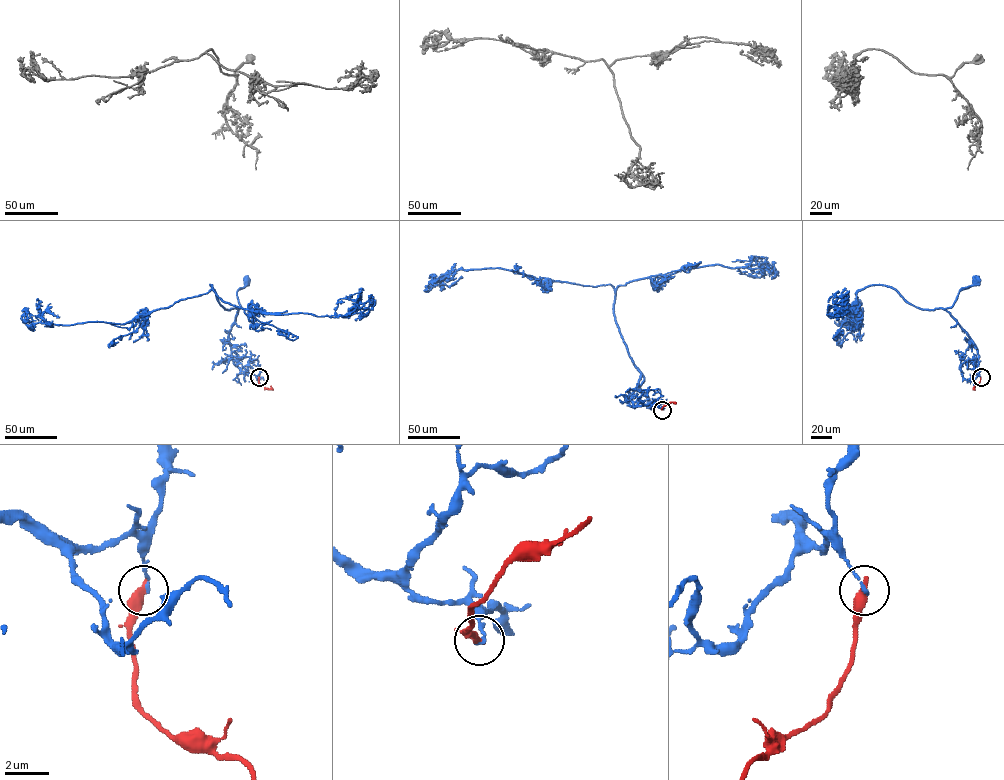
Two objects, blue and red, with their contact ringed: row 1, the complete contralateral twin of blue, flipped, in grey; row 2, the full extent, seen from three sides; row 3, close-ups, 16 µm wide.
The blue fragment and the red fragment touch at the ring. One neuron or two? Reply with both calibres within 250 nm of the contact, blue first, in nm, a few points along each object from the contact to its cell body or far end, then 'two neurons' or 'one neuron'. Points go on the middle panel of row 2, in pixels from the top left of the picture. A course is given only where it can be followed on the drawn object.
160 nm thick on the blue side, 440 nm on the other; blue runs (662, 410), (654, 405), (634, 407), (632, 394), (642, 375), (644, 380), (640, 388), (649, 403); red runs (662, 410), (668, 403), (674, 403); two neurons

